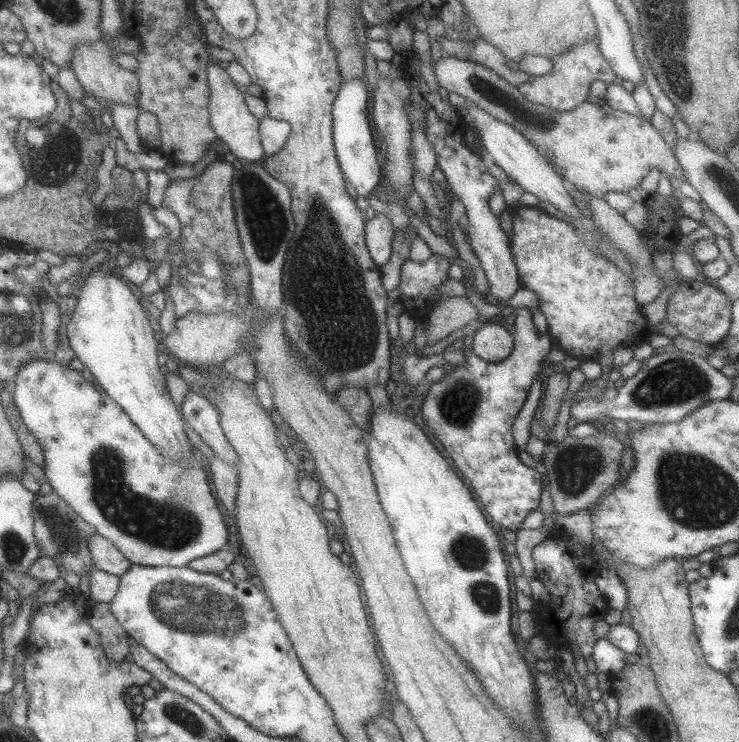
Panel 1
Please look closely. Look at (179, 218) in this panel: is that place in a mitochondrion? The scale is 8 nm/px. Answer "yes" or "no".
no

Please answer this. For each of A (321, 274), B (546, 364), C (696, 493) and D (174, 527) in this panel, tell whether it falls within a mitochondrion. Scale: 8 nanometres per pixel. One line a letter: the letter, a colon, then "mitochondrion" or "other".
A: mitochondrion
B: other
C: mitochondrion
D: mitochondrion

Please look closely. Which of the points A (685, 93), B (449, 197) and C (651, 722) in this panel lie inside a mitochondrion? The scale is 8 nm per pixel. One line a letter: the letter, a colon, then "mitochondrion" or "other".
A: other
B: other
C: mitochondrion

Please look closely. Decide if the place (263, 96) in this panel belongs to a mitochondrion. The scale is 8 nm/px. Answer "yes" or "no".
no

